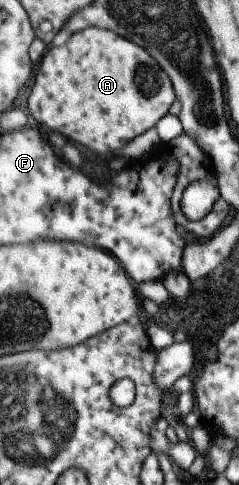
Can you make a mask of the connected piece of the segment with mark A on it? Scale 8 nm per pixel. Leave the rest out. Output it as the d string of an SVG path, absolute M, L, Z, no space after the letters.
M105 28L84 29L72 35L66 45L48 49L41 59L40 73L36 73L32 95L27 102L30 113L44 127L58 131L64 137L72 139L74 143L86 145L96 153L108 155L124 149L136 137L156 127L166 115L169 115L170 107L177 102L177 93L172 81L168 73L162 71L160 63L134 41L120 37L118 33Z

